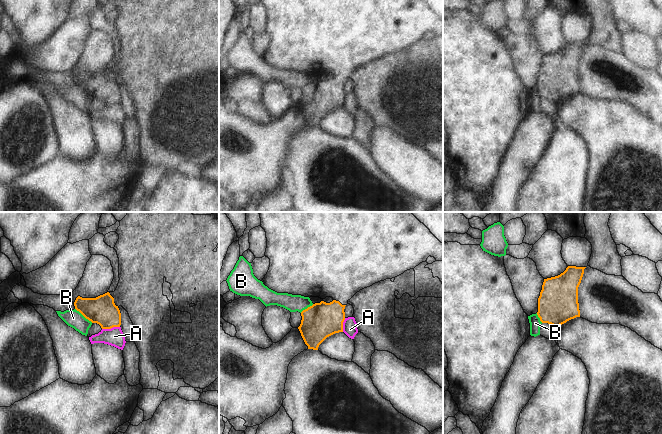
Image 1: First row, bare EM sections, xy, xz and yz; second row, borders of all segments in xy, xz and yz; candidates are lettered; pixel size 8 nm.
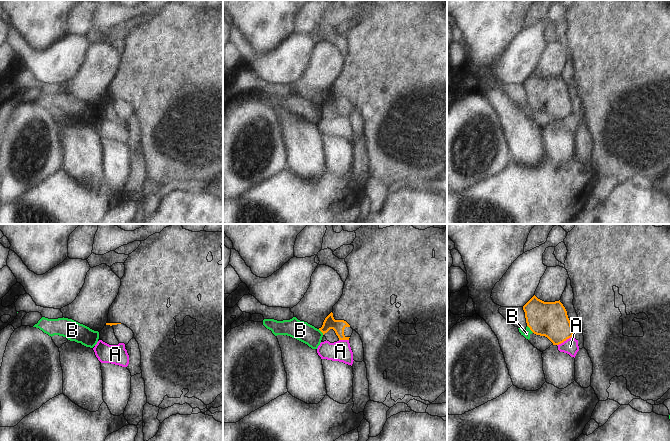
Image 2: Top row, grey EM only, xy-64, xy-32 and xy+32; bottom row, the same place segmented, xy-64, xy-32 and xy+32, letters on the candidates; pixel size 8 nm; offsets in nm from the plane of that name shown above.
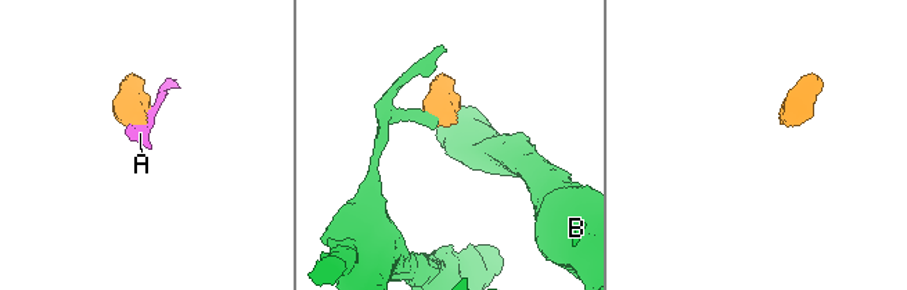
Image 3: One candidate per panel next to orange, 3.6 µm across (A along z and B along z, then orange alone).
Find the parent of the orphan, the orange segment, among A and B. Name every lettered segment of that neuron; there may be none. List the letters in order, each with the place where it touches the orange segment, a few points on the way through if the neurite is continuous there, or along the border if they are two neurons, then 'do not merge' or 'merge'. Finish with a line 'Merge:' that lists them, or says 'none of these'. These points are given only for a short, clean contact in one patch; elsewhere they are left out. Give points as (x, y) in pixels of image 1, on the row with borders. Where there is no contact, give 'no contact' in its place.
A: xy (110, 328) | along xy (119, 326), (102, 329) | do not merge
B: xy (84, 316) | along xy (75, 308), (92, 322) | do not merge
Merge: none of these

